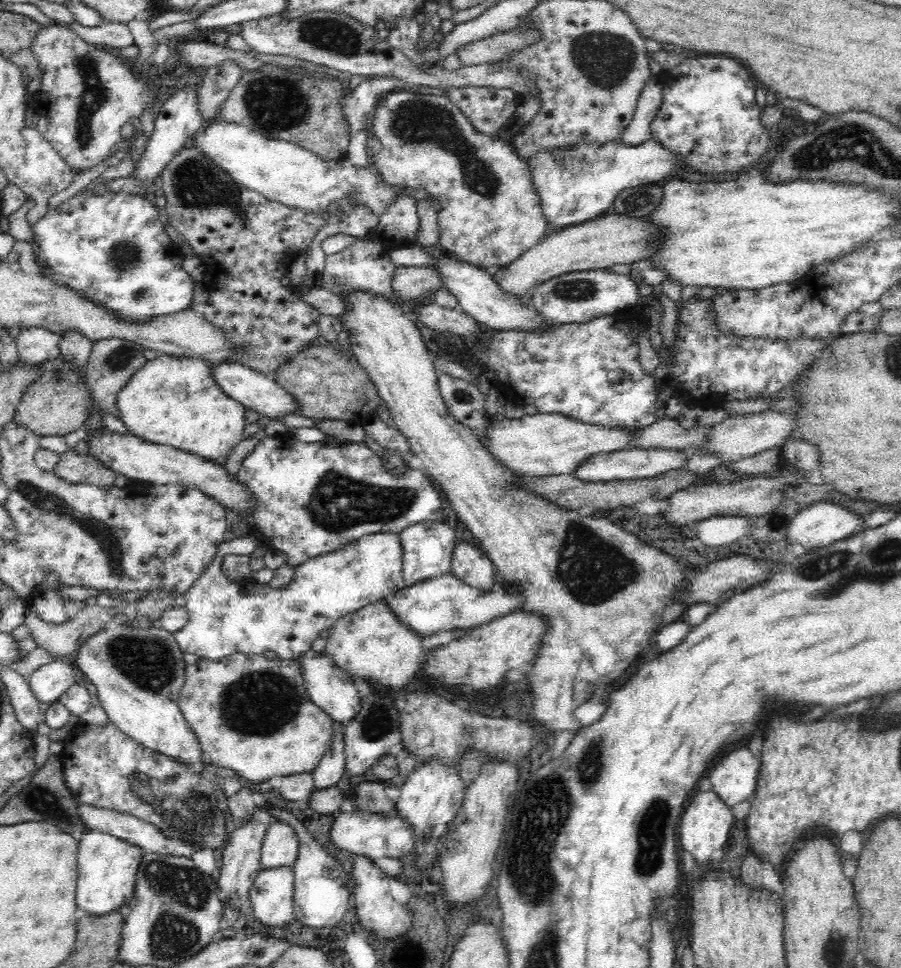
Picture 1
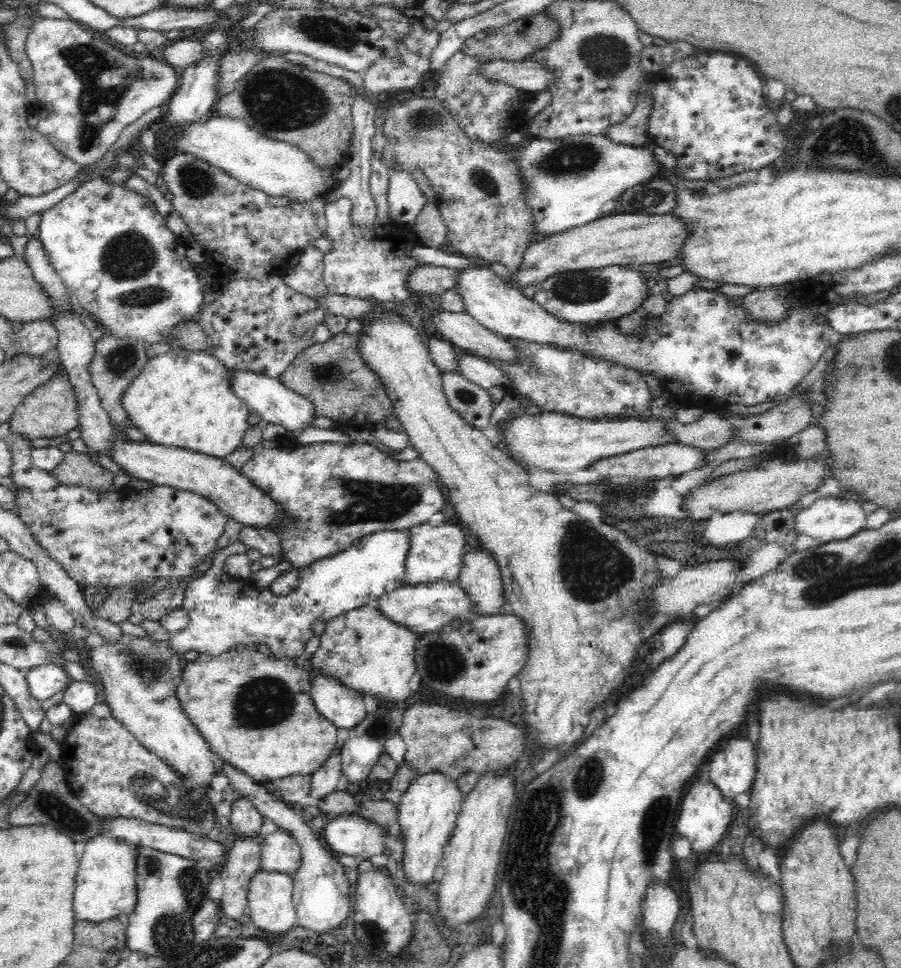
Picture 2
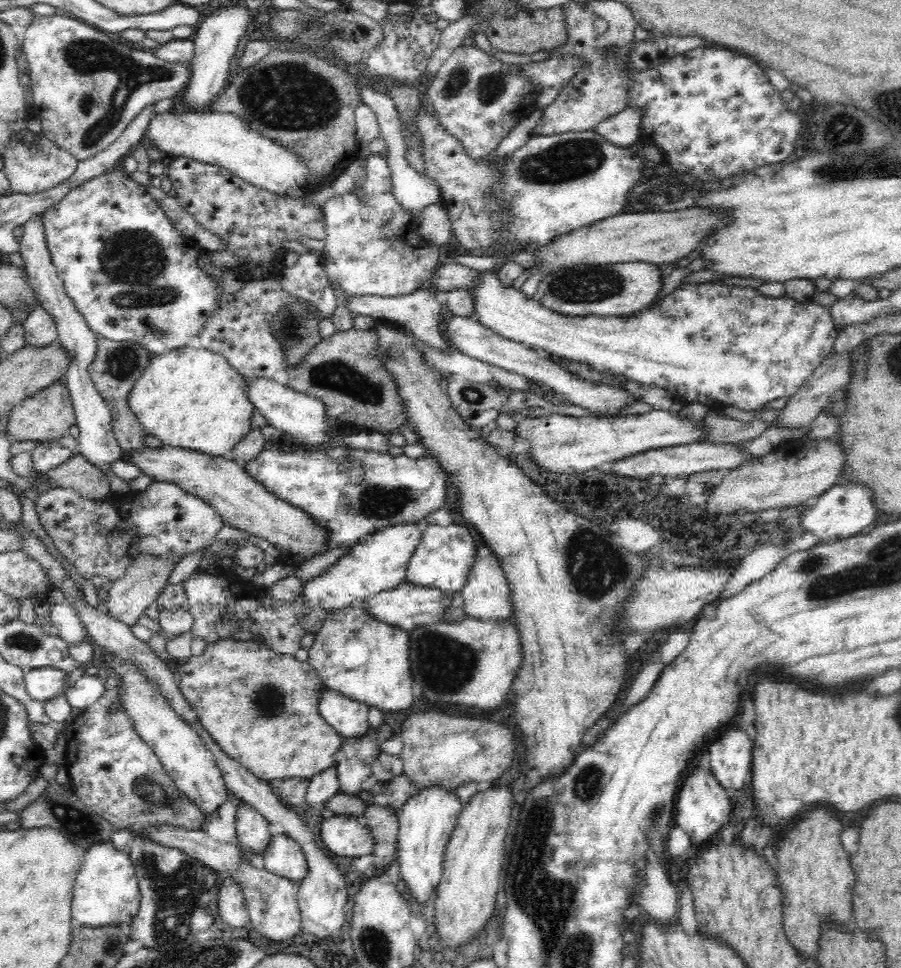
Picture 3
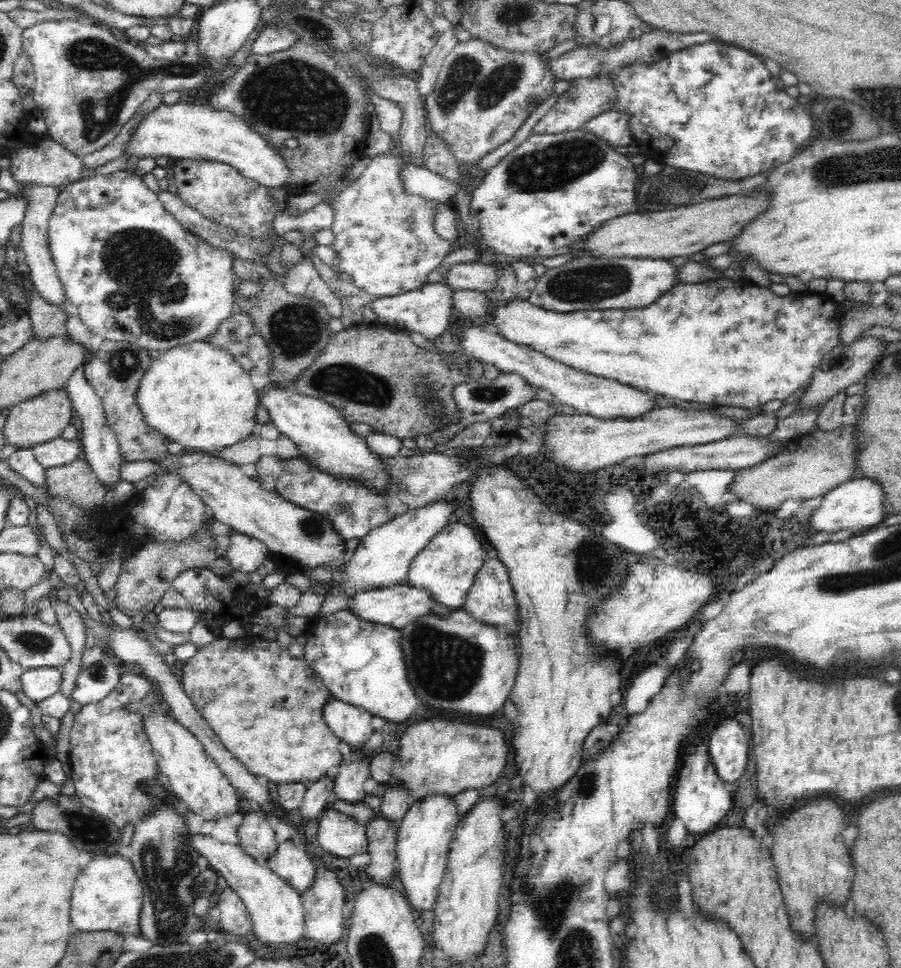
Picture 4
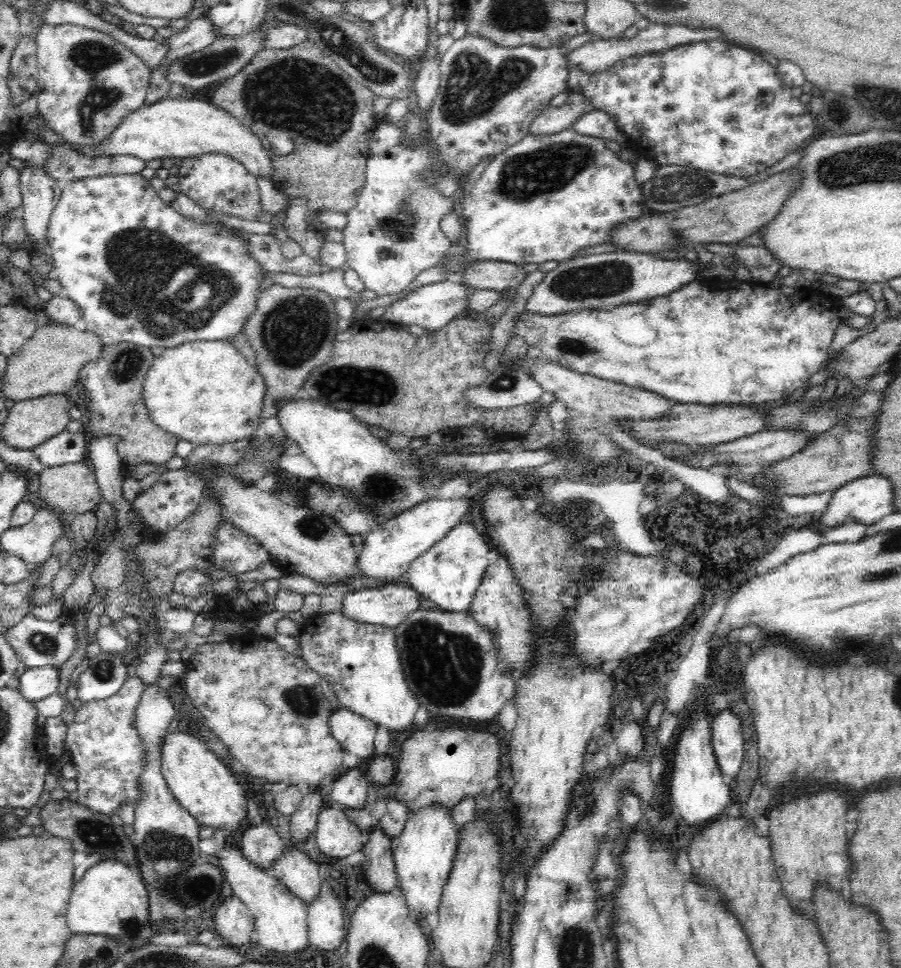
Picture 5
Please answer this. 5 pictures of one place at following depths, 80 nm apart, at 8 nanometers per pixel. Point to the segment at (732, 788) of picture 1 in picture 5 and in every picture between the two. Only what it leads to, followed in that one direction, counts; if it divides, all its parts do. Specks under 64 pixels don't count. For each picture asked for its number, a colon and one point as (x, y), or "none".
2: (733, 767)
3: (731, 757)
4: (728, 748)
5: (727, 739)

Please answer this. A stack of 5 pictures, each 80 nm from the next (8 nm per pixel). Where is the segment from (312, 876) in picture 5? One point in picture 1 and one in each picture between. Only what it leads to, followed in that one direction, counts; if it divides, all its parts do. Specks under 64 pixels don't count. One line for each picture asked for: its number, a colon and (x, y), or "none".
1: (280, 846)
2: (280, 853)
3: (283, 857)
4: (292, 864)

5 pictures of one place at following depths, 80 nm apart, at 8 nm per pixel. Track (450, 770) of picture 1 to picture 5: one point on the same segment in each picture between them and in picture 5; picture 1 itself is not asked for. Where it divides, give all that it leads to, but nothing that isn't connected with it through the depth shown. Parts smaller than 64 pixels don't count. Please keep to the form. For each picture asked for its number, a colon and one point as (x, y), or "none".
2: (427, 811)
3: (426, 820)
4: (423, 836)
5: (424, 851)

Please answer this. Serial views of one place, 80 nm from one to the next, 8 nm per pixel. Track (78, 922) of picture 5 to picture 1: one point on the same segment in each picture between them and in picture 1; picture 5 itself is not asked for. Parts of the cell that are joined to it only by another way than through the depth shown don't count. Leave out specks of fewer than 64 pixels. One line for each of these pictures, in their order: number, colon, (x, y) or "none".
1: (107, 867)
2: (105, 883)
3: (107, 893)
4: (107, 895)

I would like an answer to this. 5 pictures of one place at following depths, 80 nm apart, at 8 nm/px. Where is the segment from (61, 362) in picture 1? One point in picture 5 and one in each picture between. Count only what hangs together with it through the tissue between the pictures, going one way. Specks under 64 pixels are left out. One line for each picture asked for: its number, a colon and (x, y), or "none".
2: (51, 410)
3: (48, 415)
4: (41, 419)
5: (31, 422)

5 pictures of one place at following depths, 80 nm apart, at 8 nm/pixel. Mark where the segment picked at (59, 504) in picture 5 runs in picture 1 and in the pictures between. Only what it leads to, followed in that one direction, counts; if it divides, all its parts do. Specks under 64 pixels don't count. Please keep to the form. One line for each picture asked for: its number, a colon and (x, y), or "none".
1: (72, 466)
2: (74, 469)
3: (78, 473)
4: (76, 481)

